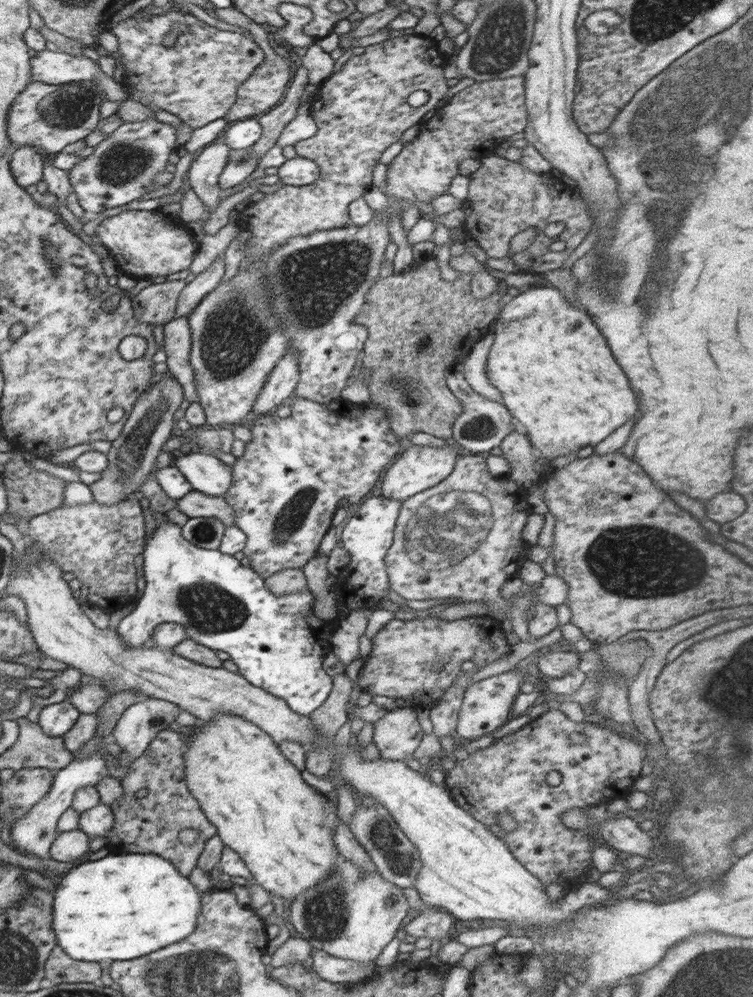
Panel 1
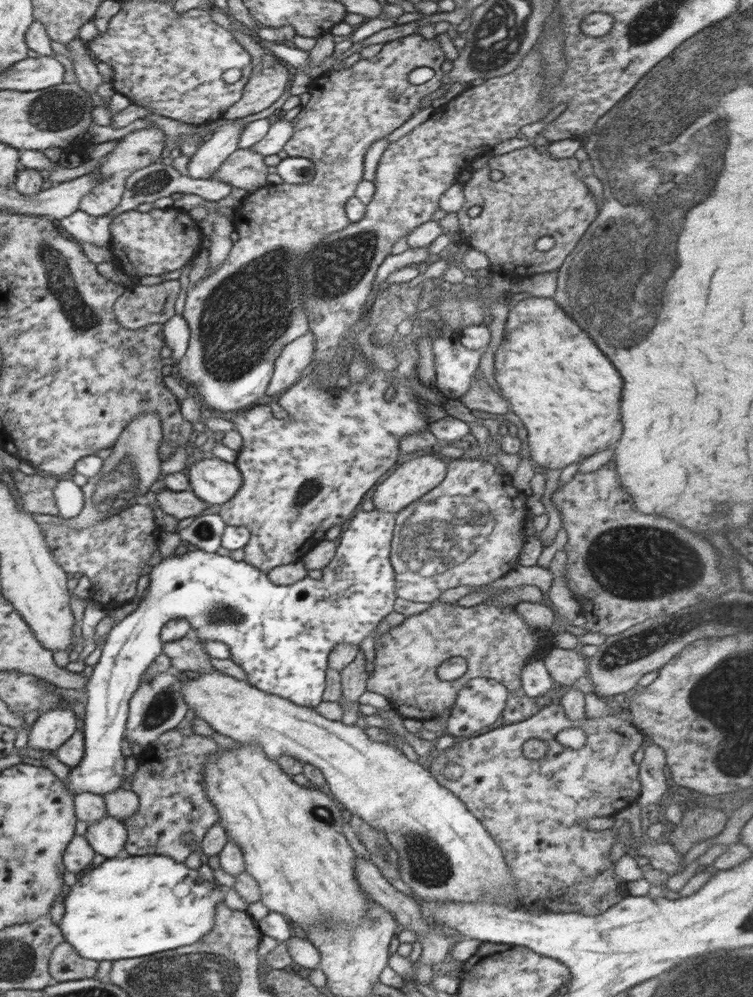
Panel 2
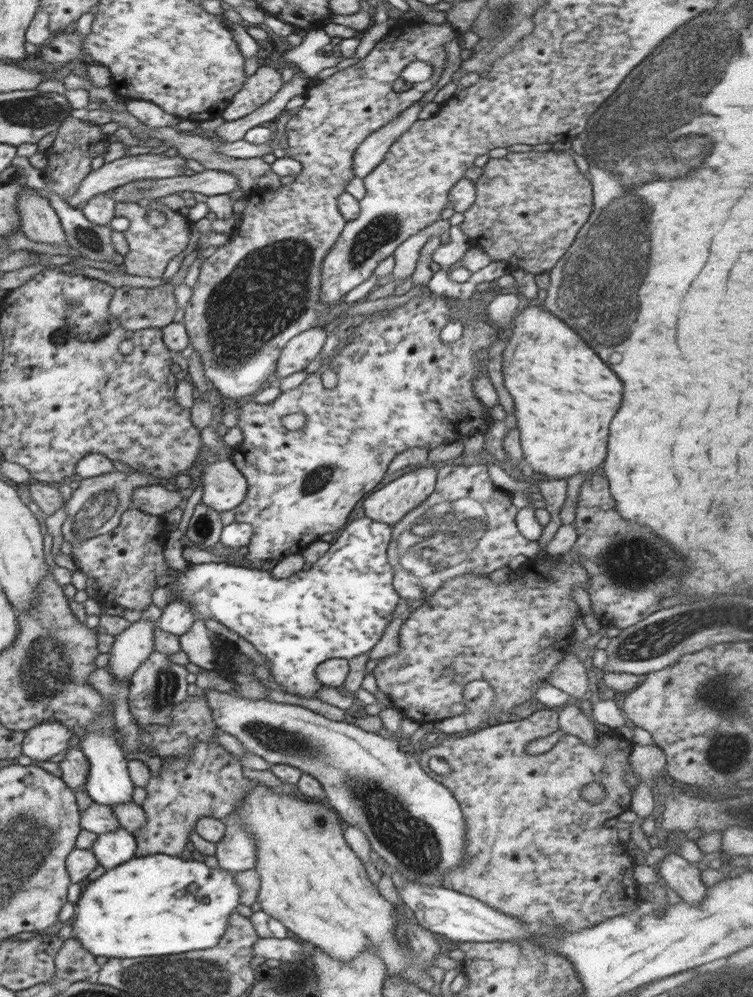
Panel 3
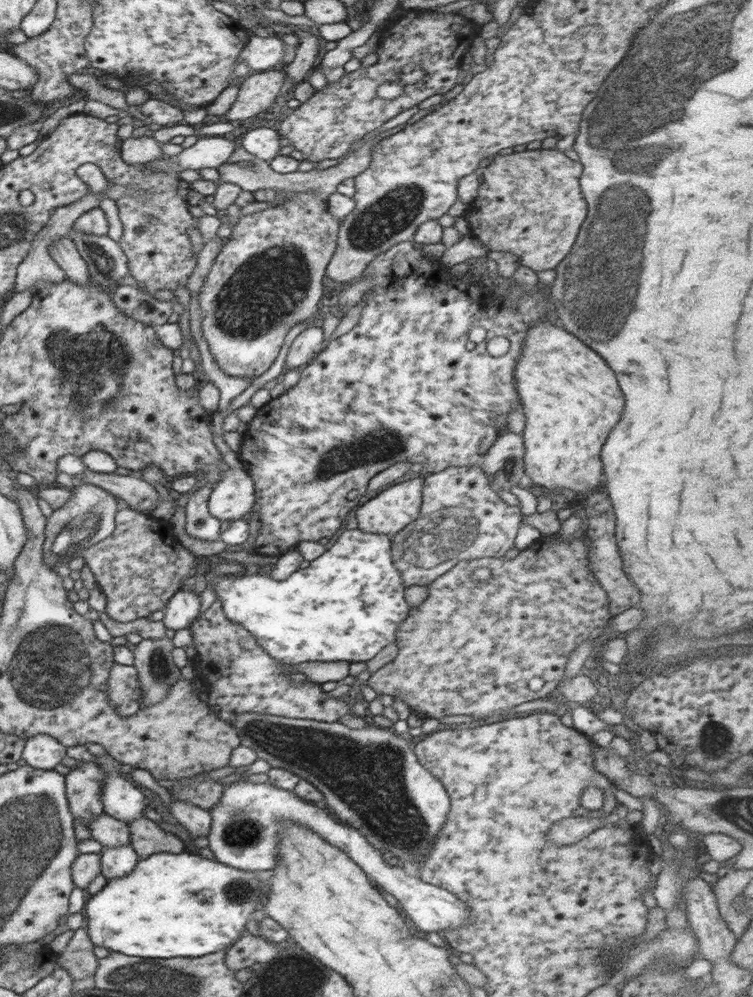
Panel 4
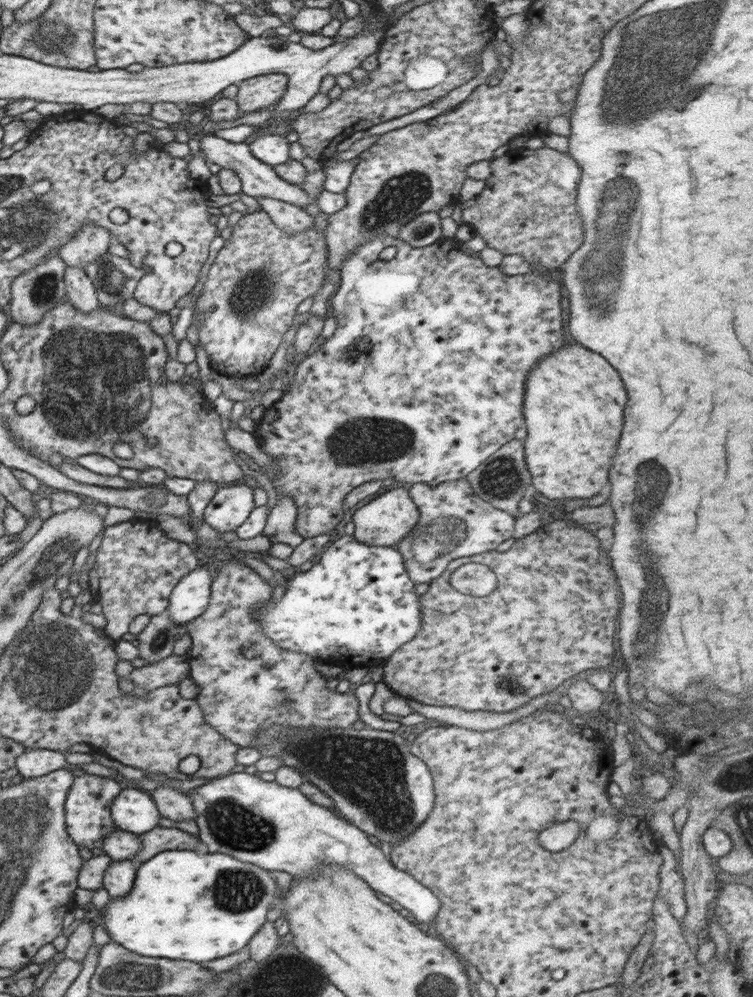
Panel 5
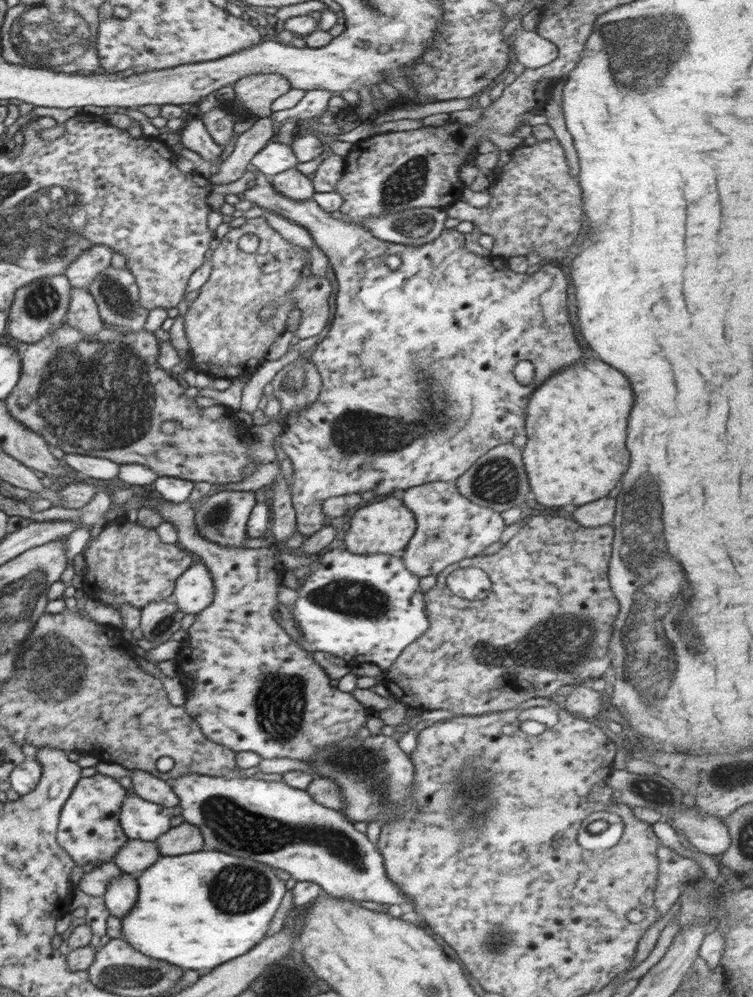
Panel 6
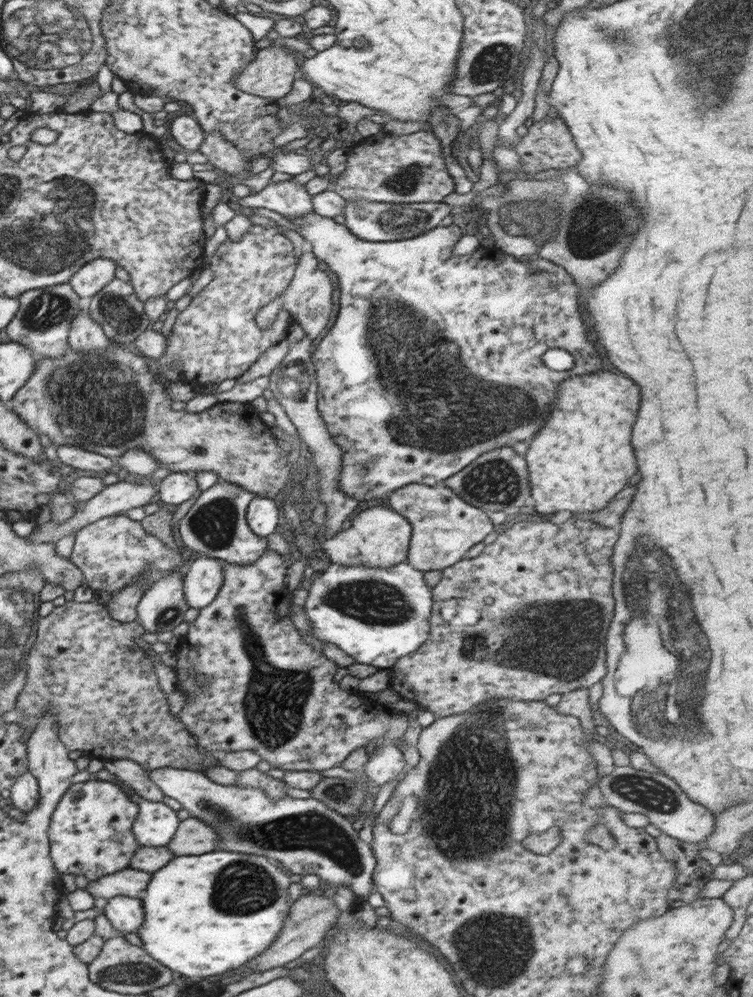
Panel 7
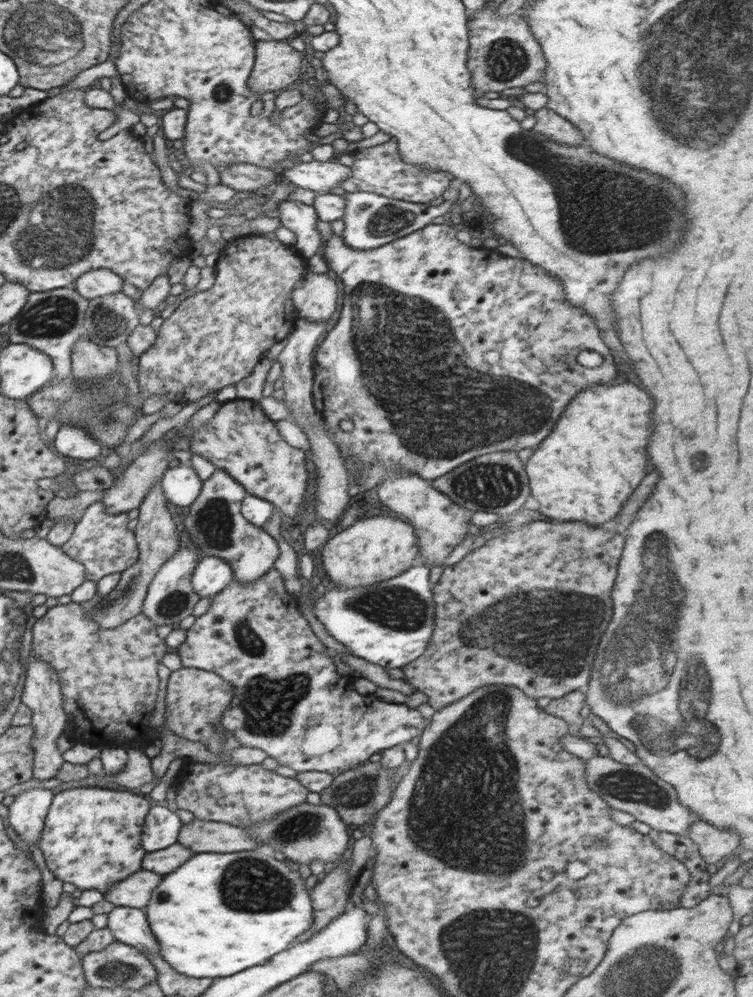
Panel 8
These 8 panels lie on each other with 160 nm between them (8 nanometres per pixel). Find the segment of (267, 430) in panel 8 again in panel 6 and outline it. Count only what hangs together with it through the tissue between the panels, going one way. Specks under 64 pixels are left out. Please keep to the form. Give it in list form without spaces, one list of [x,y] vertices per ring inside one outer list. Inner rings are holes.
[[[62,324],[60,329],[54,329],[50,335],[43,338],[39,342],[28,344],[20,342],[15,338],[8,340],[12,348],[17,350],[22,361],[21,376],[12,390],[12,393],[4,400],[9,413],[26,428],[34,431],[36,434],[43,436],[50,447],[61,448],[65,453],[79,454],[82,456],[104,457],[116,464],[143,464],[149,466],[158,477],[171,476],[184,480],[197,482],[211,482],[214,485],[232,484],[232,482],[241,482],[245,479],[244,468],[252,467],[256,470],[257,466],[251,462],[249,457],[249,446],[251,443],[250,427],[245,427],[238,423],[236,412],[224,405],[213,405],[211,407],[201,408],[196,405],[194,399],[188,399],[185,396],[185,383],[177,377],[174,372],[165,371],[159,367],[157,354],[159,353],[159,340],[154,336],[154,332],[150,333],[145,330],[130,333],[128,329],[124,330],[116,328],[113,325],[104,324],[104,329],[98,334],[98,339],[86,338],[78,329],[70,327],[70,325]],[[22,396],[29,396],[30,404],[27,406],[18,405],[18,399]],[[166,422],[175,422],[176,429],[174,433],[167,434],[162,431],[162,424]]]

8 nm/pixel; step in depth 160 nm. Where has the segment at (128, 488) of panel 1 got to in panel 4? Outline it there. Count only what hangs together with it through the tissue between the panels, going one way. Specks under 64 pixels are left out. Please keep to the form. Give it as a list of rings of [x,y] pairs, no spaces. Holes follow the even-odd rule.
[[[82,484],[77,487],[64,506],[56,509],[45,524],[46,540],[43,544],[43,563],[53,569],[59,557],[71,549],[82,534],[87,536],[86,548],[111,536],[116,528],[117,502],[118,499],[112,493],[98,490],[97,486]]]

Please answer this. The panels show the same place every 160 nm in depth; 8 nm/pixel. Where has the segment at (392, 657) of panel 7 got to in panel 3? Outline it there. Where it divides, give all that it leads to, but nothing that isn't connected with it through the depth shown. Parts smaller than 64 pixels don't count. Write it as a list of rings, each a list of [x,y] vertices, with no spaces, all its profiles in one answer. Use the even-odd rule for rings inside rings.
[[[366,516],[364,518],[356,519],[340,531],[342,533],[340,534],[340,538],[338,538],[336,542],[331,543],[330,548],[308,571],[302,570],[286,579],[274,578],[270,574],[270,571],[264,571],[263,568],[254,569],[252,567],[241,567],[214,562],[193,565],[190,563],[187,565],[186,570],[180,573],[180,577],[178,577],[176,583],[168,585],[176,586],[176,599],[173,601],[186,601],[187,605],[195,612],[196,620],[200,619],[204,621],[206,618],[214,618],[214,620],[217,620],[224,624],[224,626],[230,628],[232,632],[236,632],[238,636],[242,636],[242,638],[250,642],[252,646],[255,646],[256,650],[263,654],[266,657],[266,660],[268,660],[267,669],[273,674],[275,678],[274,681],[284,686],[284,692],[308,698],[318,692],[319,688],[322,686],[319,669],[320,665],[325,660],[332,658],[352,659],[355,656],[369,653],[380,638],[382,638],[386,626],[388,626],[389,622],[393,619],[394,610],[396,610],[396,606],[398,606],[401,596],[393,587],[393,569],[387,559],[387,548],[392,539],[392,528],[393,526],[390,524],[372,521],[372,519]]]

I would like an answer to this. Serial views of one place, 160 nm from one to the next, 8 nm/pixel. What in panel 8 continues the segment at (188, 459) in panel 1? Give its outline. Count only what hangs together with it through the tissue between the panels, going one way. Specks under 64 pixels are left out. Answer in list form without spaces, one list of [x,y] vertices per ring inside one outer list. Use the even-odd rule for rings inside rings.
[[[217,468],[210,478],[203,481],[200,494],[190,505],[184,519],[184,530],[201,556],[223,558],[230,563],[236,580],[255,582],[275,566],[280,549],[277,541],[263,528],[244,518],[241,504],[246,495],[246,489],[241,484],[225,470]]]

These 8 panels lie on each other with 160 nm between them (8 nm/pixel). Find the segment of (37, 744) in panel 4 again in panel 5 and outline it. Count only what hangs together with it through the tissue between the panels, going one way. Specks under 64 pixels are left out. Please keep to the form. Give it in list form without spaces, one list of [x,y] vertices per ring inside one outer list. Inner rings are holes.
[[[28,749],[18,756],[15,767],[20,776],[36,778],[69,767],[65,753],[48,749]]]

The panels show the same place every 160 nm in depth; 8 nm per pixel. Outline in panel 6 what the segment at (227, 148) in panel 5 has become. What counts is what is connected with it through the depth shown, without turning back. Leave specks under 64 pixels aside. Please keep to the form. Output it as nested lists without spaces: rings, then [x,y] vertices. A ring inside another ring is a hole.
[[[199,116],[185,118],[184,125],[179,130],[184,148],[197,152],[202,160],[216,161],[222,154],[223,147],[212,140]],[[254,168],[256,178],[248,183],[249,191],[245,198],[258,206],[277,212],[280,216],[299,224],[309,230],[310,236],[328,257],[329,266],[336,273],[338,294],[336,294],[336,314],[328,335],[320,341],[310,360],[315,364],[322,380],[321,392],[313,404],[306,405],[298,414],[291,414],[282,421],[283,432],[280,433],[282,452],[292,463],[291,504],[296,515],[297,530],[308,538],[324,527],[325,514],[322,512],[324,500],[346,494],[356,494],[373,490],[376,496],[402,492],[421,484],[454,482],[462,476],[485,452],[500,444],[508,444],[526,424],[526,411],[531,394],[558,370],[584,360],[584,352],[578,346],[574,330],[568,317],[568,278],[566,274],[549,264],[543,263],[529,272],[516,274],[508,268],[507,259],[502,256],[482,258],[465,249],[464,233],[454,229],[444,229],[436,240],[422,245],[394,244],[376,238],[367,228],[344,219],[333,218],[313,198],[308,200],[290,200],[273,189],[270,177]],[[396,255],[402,263],[396,270],[390,270],[386,264],[389,256]],[[520,360],[529,360],[534,366],[532,383],[522,385],[517,382],[513,371]]]

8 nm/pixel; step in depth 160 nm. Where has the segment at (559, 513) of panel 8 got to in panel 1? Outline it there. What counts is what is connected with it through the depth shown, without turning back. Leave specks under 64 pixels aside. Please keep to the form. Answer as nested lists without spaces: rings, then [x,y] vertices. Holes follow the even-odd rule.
[[[540,285],[524,288],[516,297],[507,299],[497,319],[486,378],[502,395],[502,403],[512,416],[524,424],[529,441],[544,459],[553,460],[586,446],[595,447],[638,412],[636,396],[591,316],[568,304],[558,289]]]

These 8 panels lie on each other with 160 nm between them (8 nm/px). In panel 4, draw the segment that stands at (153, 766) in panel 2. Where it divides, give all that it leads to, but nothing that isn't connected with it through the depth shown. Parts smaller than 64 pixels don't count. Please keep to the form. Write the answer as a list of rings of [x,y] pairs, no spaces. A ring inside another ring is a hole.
[[[202,772],[191,778],[176,779],[174,786],[166,790],[172,799],[188,802],[208,811],[220,802],[222,792],[228,783],[227,780],[214,780],[204,775],[208,773]]]

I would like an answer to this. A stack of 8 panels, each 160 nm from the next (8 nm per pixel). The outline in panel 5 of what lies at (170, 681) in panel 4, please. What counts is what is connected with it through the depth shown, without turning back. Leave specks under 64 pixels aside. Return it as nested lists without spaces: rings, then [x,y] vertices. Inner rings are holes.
[[[167,609],[150,617],[144,630],[137,635],[139,657],[147,661],[146,665],[174,655],[172,650],[179,635],[177,627]]]

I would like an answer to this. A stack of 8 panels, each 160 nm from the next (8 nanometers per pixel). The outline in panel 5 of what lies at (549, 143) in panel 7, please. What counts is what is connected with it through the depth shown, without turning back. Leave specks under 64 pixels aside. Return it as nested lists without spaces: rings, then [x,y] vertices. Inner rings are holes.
[[[545,146],[536,150],[524,147],[509,149],[504,156],[491,161],[491,170],[491,175],[485,180],[483,191],[476,196],[475,204],[462,209],[462,222],[483,237],[487,246],[504,256],[522,256],[531,265],[535,262],[540,263],[544,270],[558,268],[566,263],[583,242],[584,231],[576,206],[582,167],[569,153]]]

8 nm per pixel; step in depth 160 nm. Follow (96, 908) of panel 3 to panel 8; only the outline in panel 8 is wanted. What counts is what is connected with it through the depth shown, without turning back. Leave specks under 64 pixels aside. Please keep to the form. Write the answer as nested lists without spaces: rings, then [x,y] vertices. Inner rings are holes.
[[[254,849],[224,854],[202,852],[196,853],[190,860],[182,864],[182,867],[168,874],[168,876],[164,876],[162,884],[154,890],[152,900],[150,900],[150,904],[147,904],[144,908],[144,911],[150,930],[154,932],[154,936],[158,939],[157,943],[161,948],[160,955],[174,970],[186,974],[186,976],[192,976],[192,978],[219,979],[232,976],[237,972],[242,972],[246,970],[246,968],[264,964],[268,958],[272,958],[274,955],[292,946],[303,932],[309,930],[314,922],[313,906],[311,905],[311,894],[309,891],[305,885],[305,878],[300,875],[297,869],[288,862],[276,860],[268,850]]]

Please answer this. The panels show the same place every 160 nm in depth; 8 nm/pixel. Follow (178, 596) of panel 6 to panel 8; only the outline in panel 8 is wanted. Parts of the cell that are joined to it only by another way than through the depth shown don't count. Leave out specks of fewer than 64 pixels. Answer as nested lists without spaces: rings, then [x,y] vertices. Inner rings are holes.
[[[202,556],[193,570],[191,583],[200,598],[214,597],[234,578],[229,562],[220,557]]]

